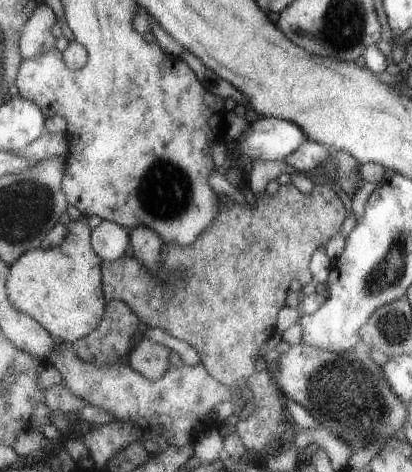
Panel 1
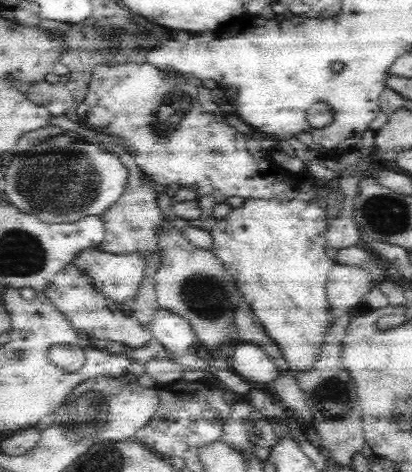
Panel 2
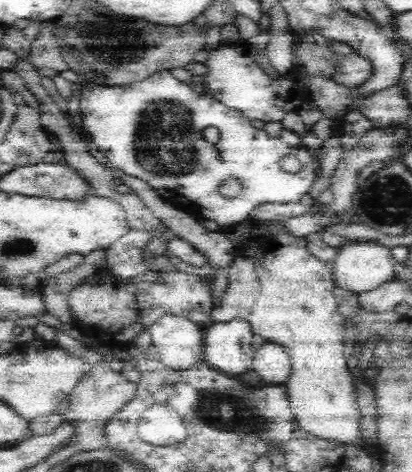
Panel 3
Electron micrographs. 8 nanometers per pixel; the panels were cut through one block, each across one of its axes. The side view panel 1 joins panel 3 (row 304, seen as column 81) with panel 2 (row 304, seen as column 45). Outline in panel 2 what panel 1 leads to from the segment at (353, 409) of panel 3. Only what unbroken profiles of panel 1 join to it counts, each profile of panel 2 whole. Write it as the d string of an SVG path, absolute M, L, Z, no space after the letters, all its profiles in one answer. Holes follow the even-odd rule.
M246 200L212 228L212 252L234 276L244 302L252 308L268 336L280 346L292 372L304 372L312 362L316 362L320 344L324 342L326 332L334 326L326 298L328 274L336 266L336 260L326 256L328 226L328 212L322 206L316 206L316 202L306 204L302 200L290 200L280 204L274 200Z

